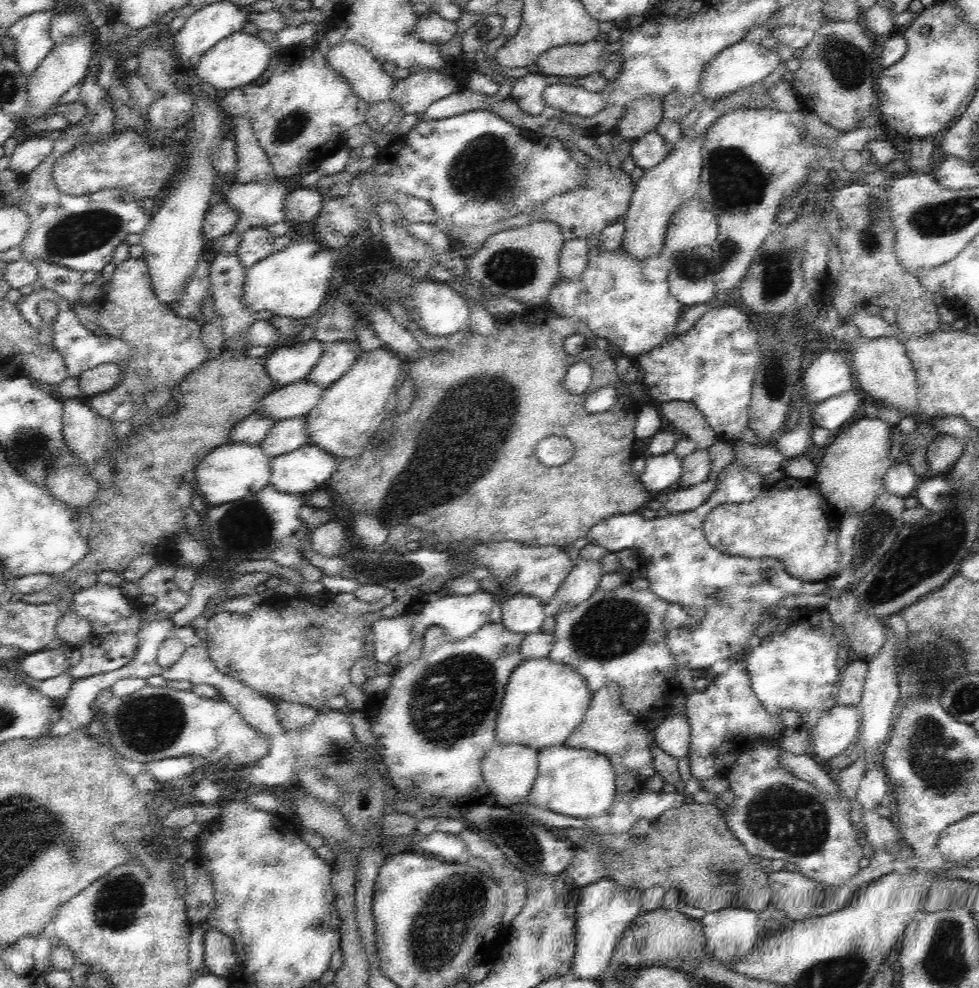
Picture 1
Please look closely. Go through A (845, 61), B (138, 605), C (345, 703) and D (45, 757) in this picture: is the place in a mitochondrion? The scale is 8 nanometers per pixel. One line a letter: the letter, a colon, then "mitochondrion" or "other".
A: mitochondrion
B: other
C: other
D: other

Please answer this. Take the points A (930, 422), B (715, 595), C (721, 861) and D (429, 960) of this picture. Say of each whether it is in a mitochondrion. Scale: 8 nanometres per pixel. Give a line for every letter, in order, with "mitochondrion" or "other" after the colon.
A: other
B: mitochondrion
C: other
D: mitochondrion

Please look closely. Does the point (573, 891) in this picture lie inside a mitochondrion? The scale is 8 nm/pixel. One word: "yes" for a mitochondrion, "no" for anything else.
no

